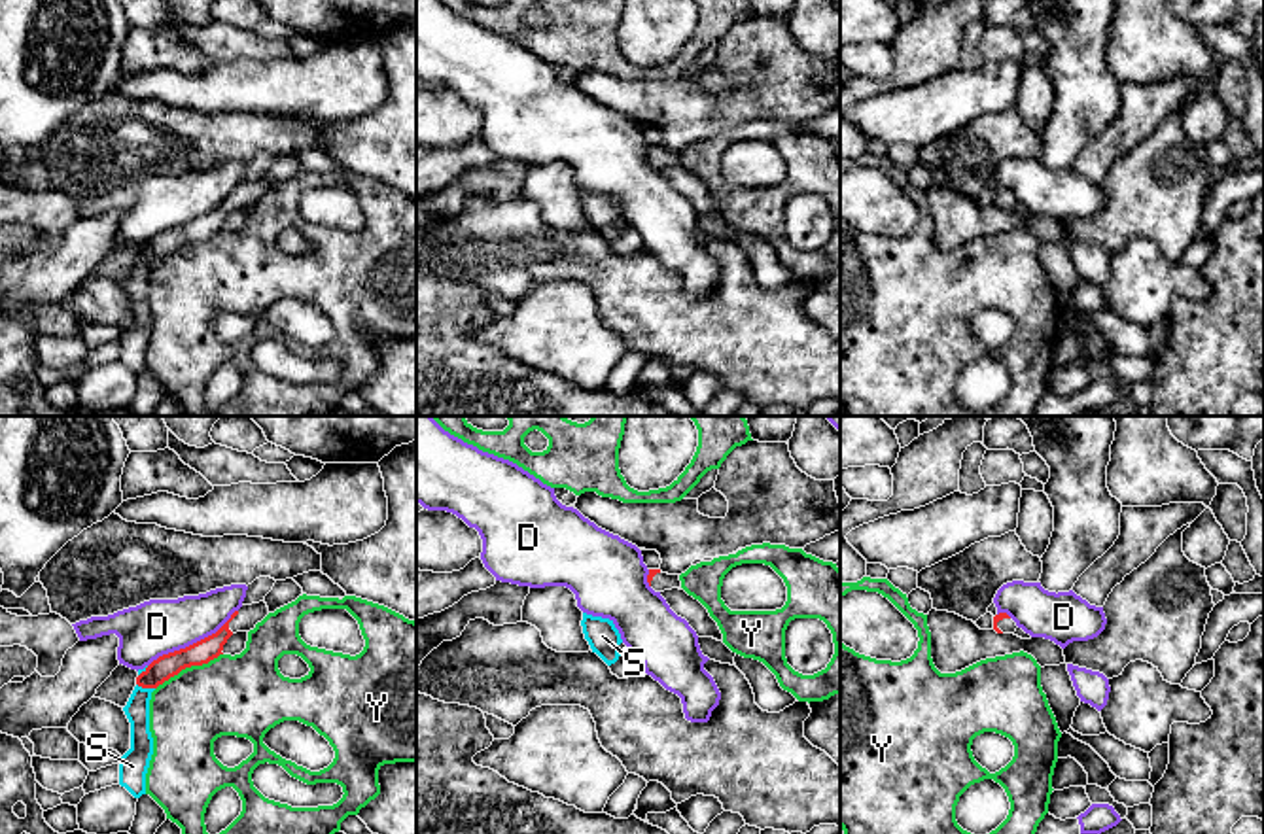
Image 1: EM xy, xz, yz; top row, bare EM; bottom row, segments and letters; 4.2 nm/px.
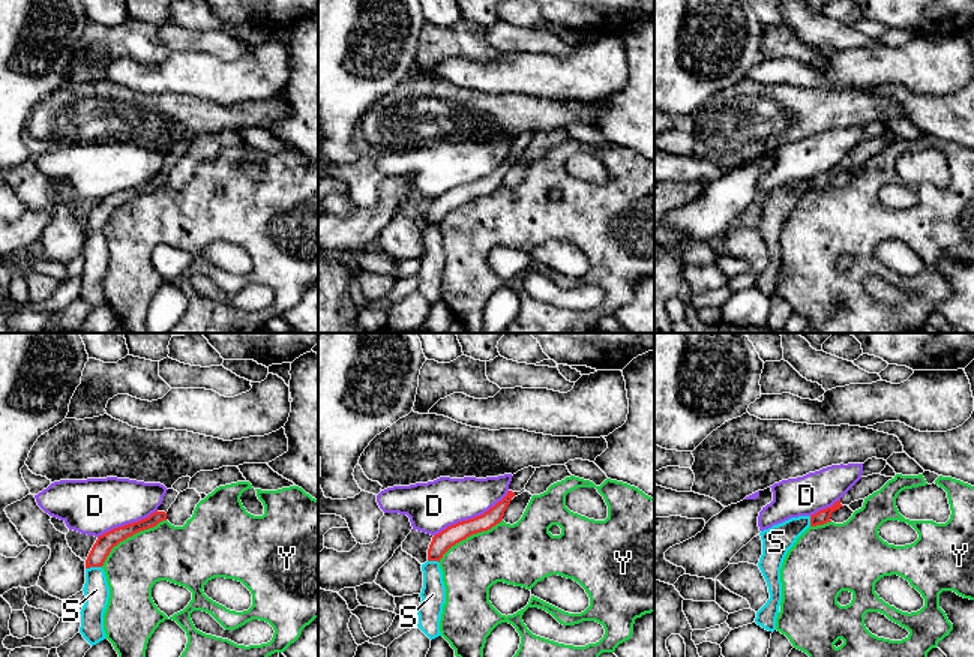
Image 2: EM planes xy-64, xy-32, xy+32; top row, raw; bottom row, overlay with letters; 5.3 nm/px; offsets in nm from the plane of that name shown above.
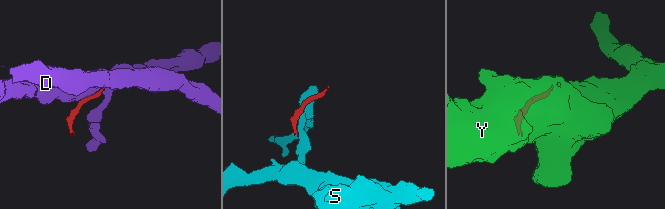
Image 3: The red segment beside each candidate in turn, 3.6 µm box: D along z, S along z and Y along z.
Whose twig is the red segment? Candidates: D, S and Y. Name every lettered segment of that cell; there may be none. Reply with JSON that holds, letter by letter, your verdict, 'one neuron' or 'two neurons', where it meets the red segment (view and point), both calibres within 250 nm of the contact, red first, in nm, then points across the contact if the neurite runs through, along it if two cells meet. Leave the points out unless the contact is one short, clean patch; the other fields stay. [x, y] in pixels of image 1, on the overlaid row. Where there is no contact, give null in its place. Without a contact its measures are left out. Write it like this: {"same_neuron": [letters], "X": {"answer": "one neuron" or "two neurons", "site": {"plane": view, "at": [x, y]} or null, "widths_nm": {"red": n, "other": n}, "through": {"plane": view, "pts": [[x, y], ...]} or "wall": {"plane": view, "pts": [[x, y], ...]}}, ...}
{"same_neuron": [], "D": {"answer": "two neurons", "site": {"plane": "xy", "at": [193, 643]}, "widths_nm": {"red": 100, "other": 240}, "wall": {"plane": "xy", "pts": [[237, 609], [214, 632], [159, 655], [148, 666]]}}, "S": {"answer": "two neurons", "site": {"plane": "xy", "at": [146, 687]}, "widths_nm": {"red": 100, "other": 110}, "wall": {"plane": "xy", "pts": [[137, 683], [154, 689]]}}, "Y": {"answer": "two neurons", "site": {"plane": "xy", "at": [188, 666]}, "widths_nm": {"red": 100, "other": 340}}}

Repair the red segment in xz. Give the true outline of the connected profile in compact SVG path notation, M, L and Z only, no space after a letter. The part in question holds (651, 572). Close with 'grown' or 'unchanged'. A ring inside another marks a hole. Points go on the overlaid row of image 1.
M649 569L647 582L655 592L664 592L672 588L681 588L679 575L668 575L662 573L660 569Z; grown

